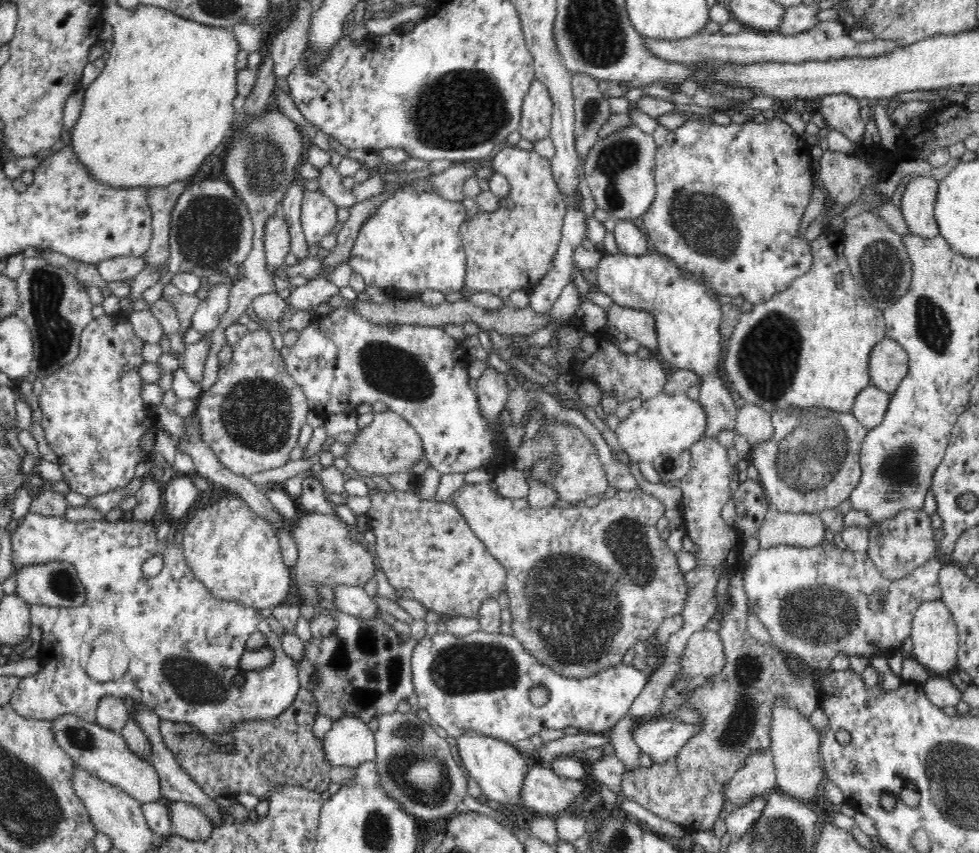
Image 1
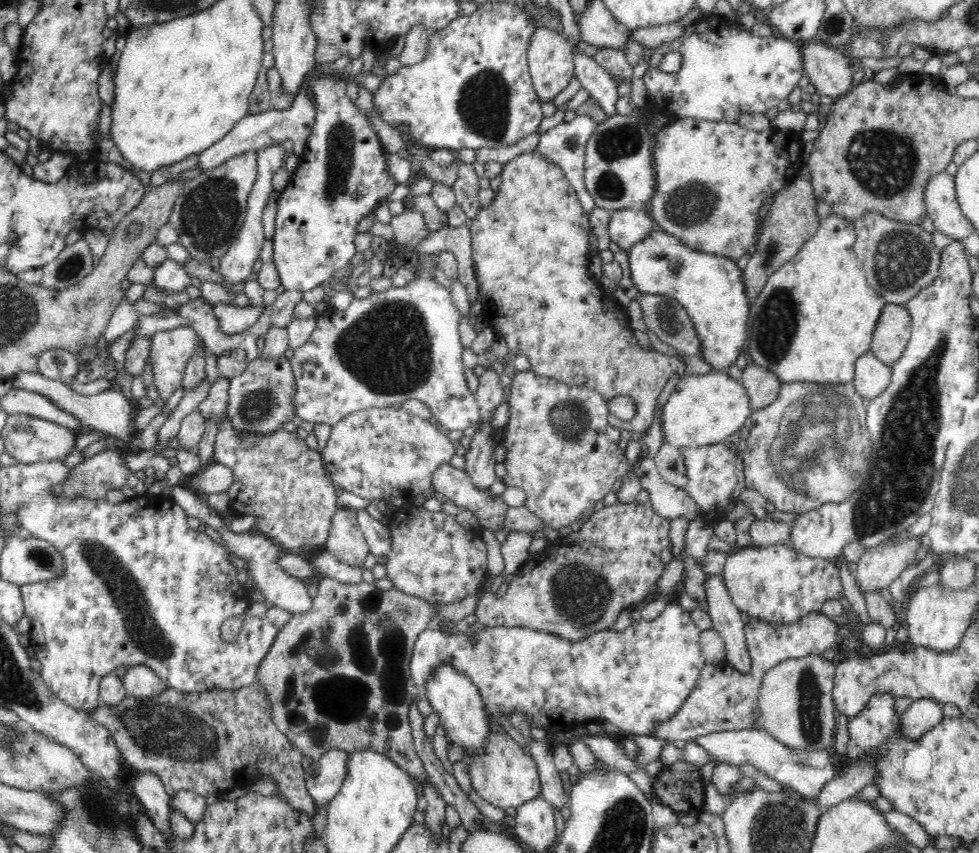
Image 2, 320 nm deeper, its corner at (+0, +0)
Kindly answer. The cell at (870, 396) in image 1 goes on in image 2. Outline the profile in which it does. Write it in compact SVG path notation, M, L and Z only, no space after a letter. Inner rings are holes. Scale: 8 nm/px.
M870 351L864 352L855 363L853 385L858 394L867 401L877 397L891 381L891 368Z

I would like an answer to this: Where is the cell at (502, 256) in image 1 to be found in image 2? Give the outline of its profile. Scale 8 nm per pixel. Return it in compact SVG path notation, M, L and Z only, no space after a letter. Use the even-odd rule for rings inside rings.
M535 149L530 153L519 154L516 158L510 159L503 165L501 172L501 185L498 192L495 193L495 199L486 207L481 207L476 216L472 218L472 225L469 227L471 232L471 247L472 260L474 261L475 274L479 285L479 299L483 306L482 313L489 321L489 326L497 333L497 336L503 337L508 343L509 351L517 357L524 356L531 363L530 369L538 375L558 379L560 382L570 385L584 385L599 392L605 401L612 400L615 396L632 396L637 405L636 416L628 422L622 421L615 416L609 415L607 420L609 426L619 429L621 432L639 432L648 431L654 420L654 406L660 396L660 392L666 382L674 376L674 374L685 374L686 364L682 358L676 356L666 356L656 352L656 350L644 350L638 340L636 340L634 331L628 324L628 310L624 309L619 304L612 304L611 298L602 291L597 279L592 278L588 274L588 260L592 254L588 236L592 230L589 221L589 213L587 213L578 200L576 191L570 186L564 171L556 164L540 154L540 151Z

